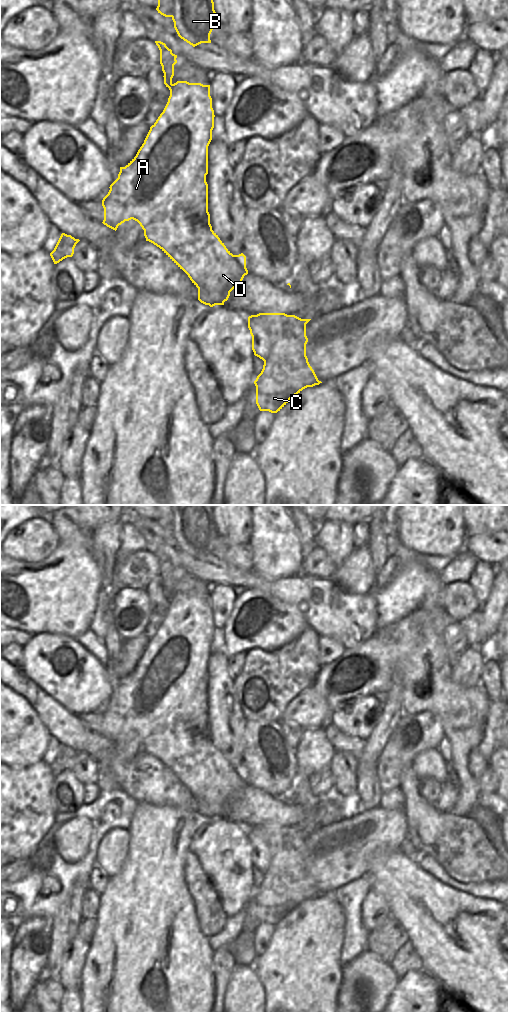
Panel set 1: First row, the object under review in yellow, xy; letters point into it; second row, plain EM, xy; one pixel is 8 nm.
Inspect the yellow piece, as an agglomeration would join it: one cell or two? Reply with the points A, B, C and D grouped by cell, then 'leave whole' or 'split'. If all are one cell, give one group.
A B / C D; split

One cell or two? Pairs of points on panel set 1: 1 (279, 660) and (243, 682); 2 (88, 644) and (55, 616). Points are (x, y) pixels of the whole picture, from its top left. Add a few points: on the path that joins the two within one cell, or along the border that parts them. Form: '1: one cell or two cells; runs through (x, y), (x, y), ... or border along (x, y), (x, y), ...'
1: one cell; runs through (270, 669), (264, 675), (252, 675)
2: two cells; border along (89, 628), (77, 638)

